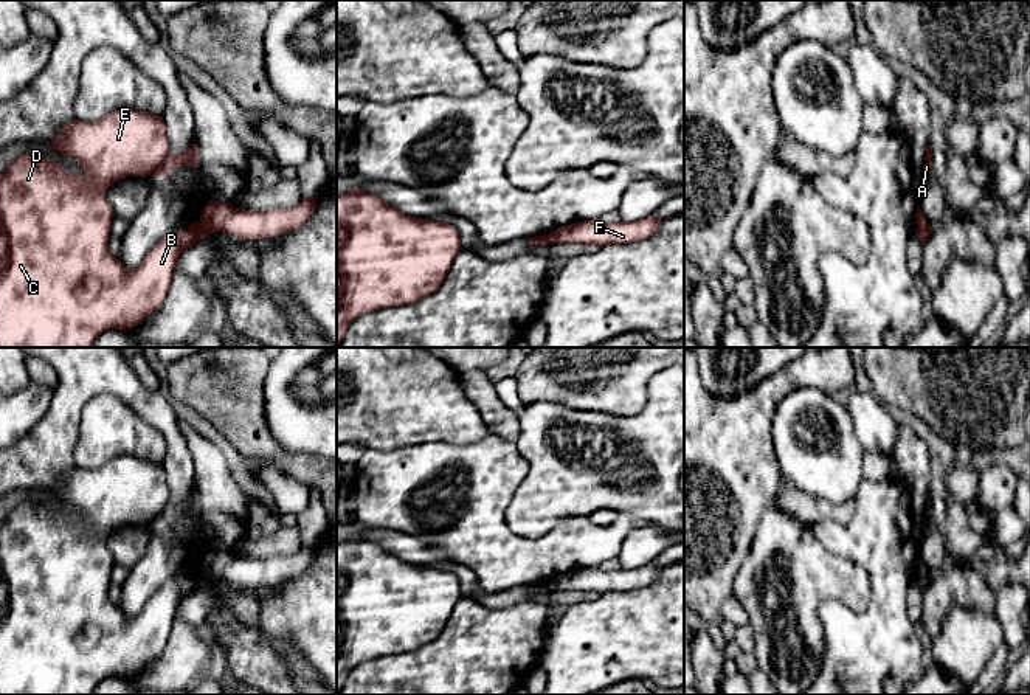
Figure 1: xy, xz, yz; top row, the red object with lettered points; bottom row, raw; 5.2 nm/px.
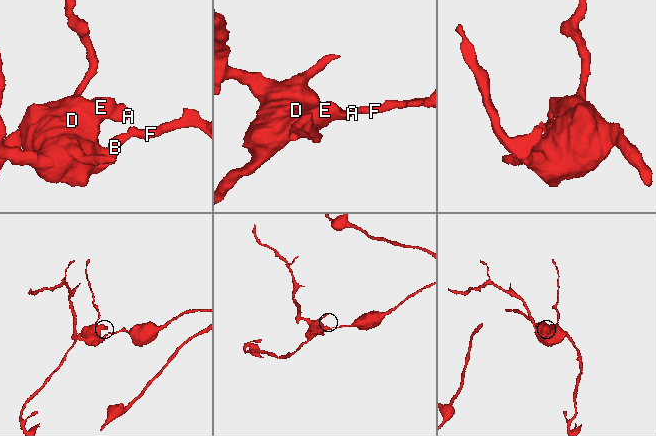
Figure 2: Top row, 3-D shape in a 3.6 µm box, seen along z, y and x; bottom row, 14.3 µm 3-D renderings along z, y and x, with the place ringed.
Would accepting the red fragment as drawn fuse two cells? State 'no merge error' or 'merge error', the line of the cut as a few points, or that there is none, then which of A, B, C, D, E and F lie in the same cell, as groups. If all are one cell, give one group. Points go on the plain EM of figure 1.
merge error | xy (200, 568), (211, 580) | A B C D E / F

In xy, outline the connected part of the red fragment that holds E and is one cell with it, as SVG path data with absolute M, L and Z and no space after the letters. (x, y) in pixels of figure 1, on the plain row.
M119 456L98 469L73 467L56 487L45 489L60 503L78 509L85 520L68 521L62 512L26 500L0 523L0 695L92 695L105 678L127 678L158 658L171 636L180 602L211 580L202 569L164 583L137 616L127 616L109 597L115 563L105 538L129 523L169 523L174 515L199 515L199 496L174 503L163 464L135 456Z

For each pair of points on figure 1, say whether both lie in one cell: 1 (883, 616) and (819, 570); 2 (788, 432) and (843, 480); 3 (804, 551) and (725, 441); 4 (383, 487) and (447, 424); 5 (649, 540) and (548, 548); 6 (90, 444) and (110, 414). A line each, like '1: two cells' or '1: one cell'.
1: two cells
2: one cell
3: two cells
4: two cells
5: two cells
6: one cell

